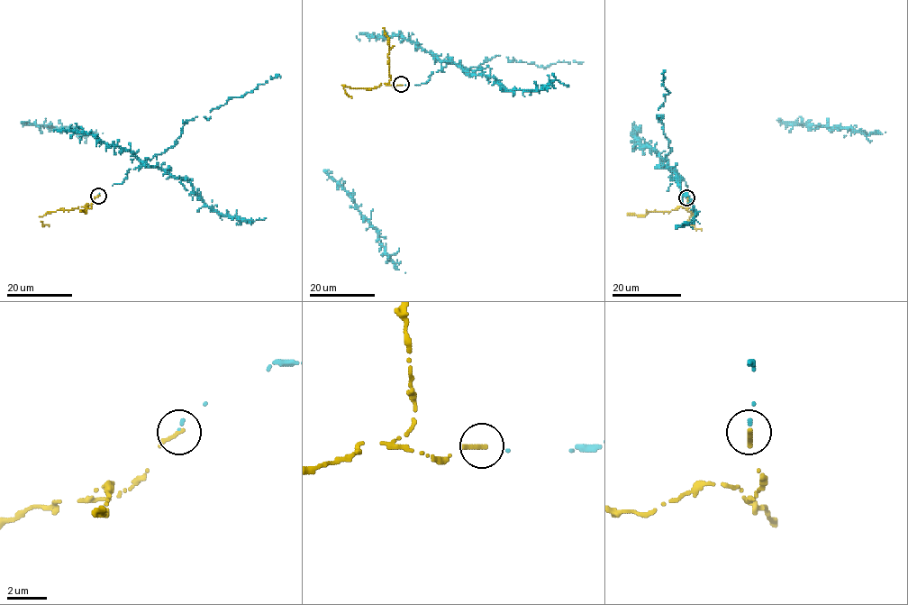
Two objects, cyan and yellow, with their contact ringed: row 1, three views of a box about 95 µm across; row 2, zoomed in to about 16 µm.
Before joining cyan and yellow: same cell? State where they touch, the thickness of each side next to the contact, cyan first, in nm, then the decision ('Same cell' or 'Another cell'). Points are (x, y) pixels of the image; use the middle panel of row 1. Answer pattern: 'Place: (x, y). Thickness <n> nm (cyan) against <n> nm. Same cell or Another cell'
Place: (401, 84). Thickness 160 nm (cyan) against 280 nm. Same cell

